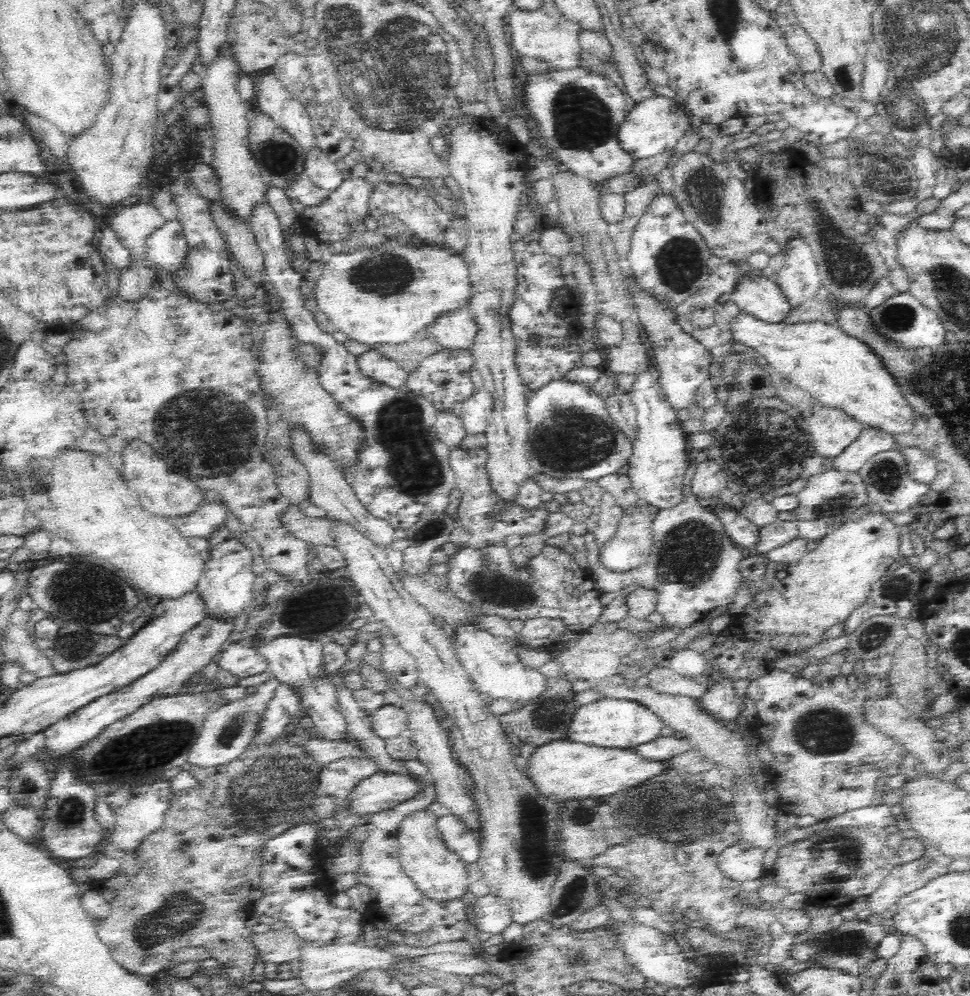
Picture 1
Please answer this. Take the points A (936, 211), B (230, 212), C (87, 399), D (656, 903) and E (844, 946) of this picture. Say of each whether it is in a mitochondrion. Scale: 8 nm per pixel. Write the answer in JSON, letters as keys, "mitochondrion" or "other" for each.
{"A":"other","B":"other","C":"other","D":"other","E":"mitochondrion"}

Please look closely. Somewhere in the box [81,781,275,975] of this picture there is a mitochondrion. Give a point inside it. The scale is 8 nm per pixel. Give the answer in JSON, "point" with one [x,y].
{"point":[183,904]}

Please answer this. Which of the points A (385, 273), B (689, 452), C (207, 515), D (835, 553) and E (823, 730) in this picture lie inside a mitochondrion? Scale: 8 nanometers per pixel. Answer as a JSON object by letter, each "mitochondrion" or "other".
{"A":"mitochondrion","B":"other","C":"other","D":"other","E":"mitochondrion"}

